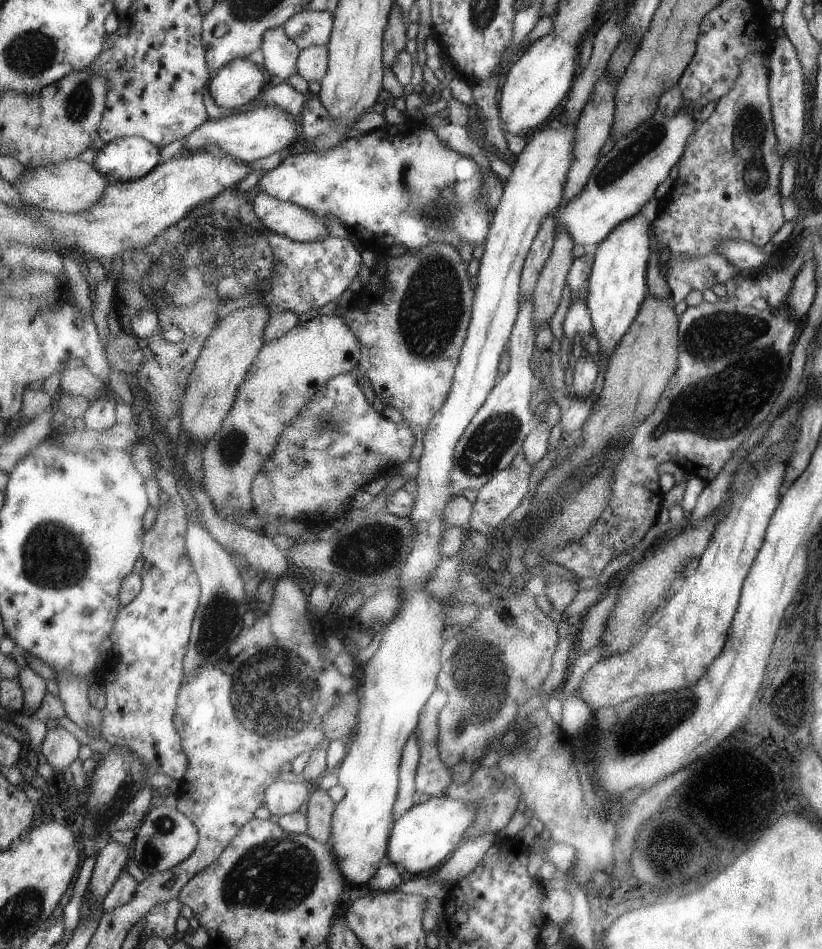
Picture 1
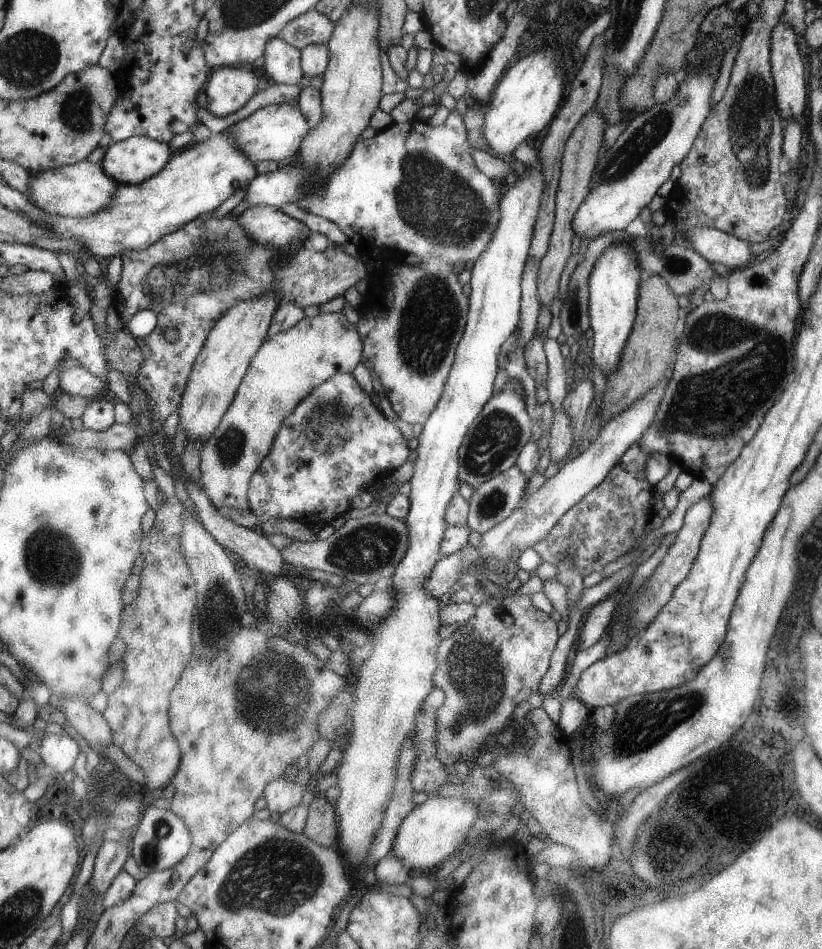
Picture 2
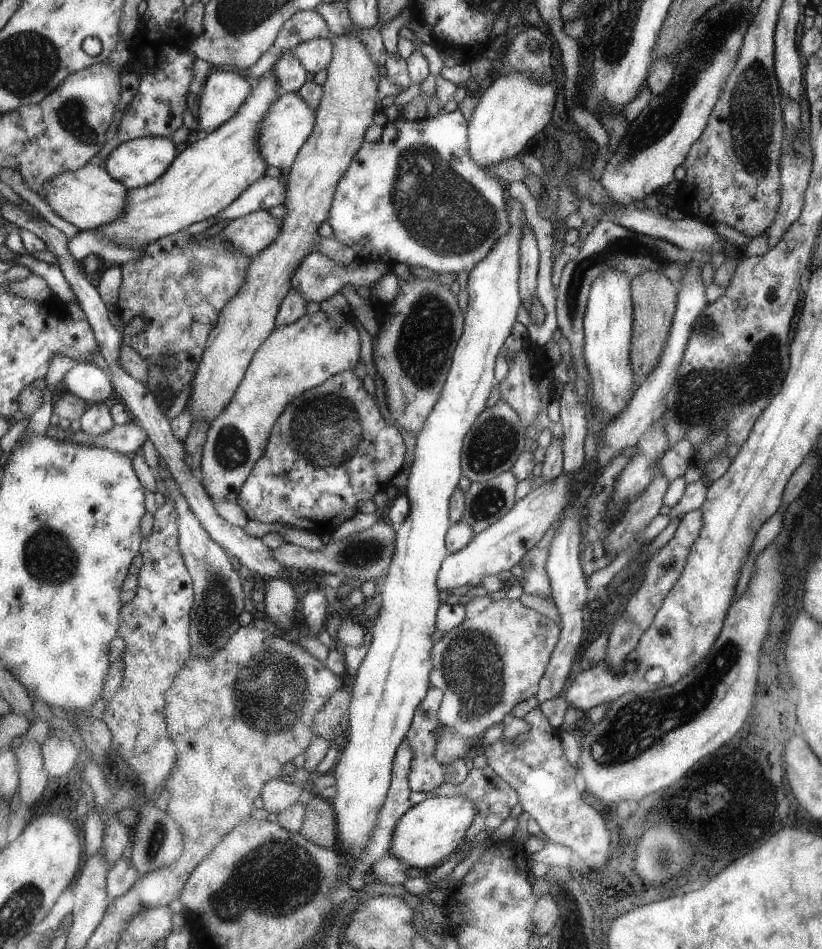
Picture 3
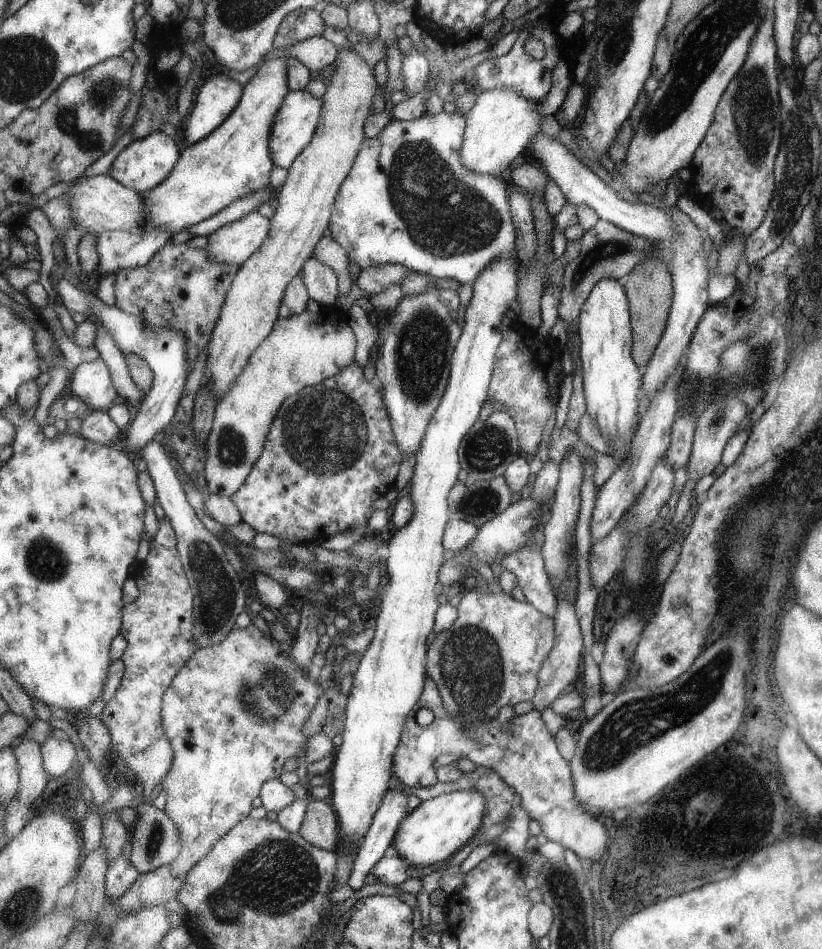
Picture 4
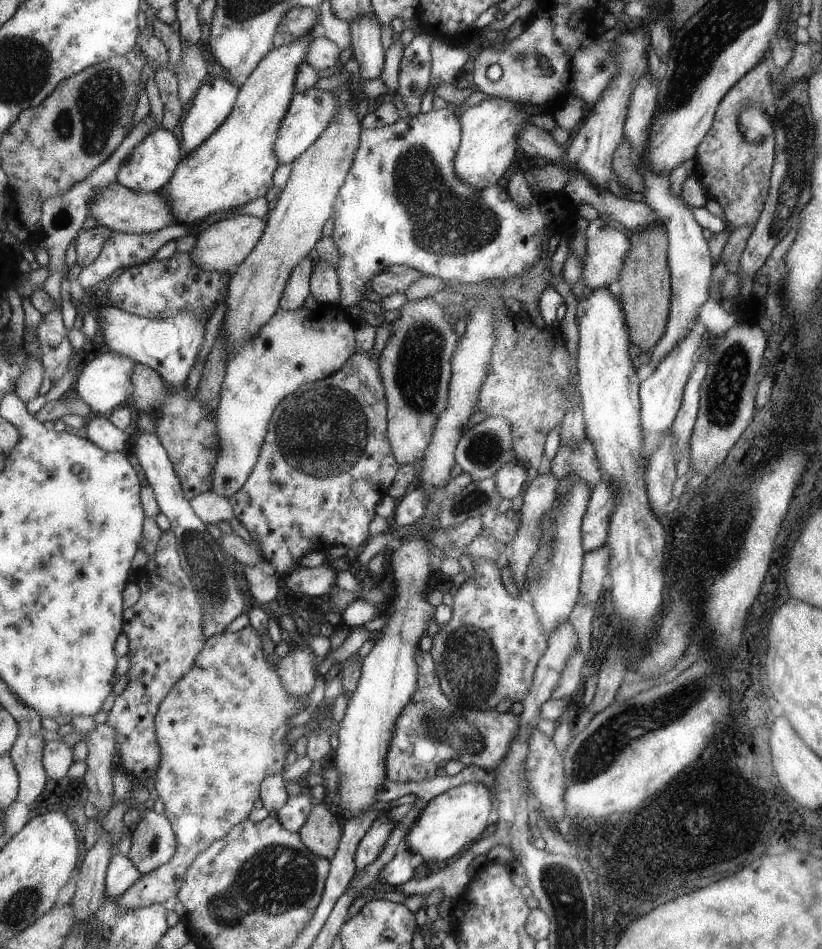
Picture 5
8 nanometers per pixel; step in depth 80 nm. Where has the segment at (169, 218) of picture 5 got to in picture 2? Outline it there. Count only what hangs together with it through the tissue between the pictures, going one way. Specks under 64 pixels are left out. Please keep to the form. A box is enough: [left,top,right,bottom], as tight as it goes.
[26,160,118,219]

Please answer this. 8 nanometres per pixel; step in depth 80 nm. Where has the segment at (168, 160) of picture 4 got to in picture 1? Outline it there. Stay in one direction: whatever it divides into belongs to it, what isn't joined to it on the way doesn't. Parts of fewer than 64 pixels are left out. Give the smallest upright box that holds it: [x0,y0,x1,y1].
[93,137,161,184]

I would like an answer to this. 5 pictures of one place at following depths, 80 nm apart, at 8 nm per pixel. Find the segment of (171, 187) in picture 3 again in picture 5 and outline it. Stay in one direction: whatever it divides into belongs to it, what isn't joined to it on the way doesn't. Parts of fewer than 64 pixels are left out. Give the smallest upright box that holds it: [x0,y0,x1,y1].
[166,23,324,223]

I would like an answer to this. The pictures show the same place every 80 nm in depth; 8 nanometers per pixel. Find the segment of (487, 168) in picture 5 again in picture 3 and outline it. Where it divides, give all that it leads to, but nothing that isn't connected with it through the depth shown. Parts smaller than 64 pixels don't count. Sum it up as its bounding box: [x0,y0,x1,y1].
[466,72,555,170]

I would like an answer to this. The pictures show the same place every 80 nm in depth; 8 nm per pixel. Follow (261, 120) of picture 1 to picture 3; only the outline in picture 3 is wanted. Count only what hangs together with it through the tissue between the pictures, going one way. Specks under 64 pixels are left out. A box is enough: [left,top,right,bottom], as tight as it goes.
[259,93,317,173]

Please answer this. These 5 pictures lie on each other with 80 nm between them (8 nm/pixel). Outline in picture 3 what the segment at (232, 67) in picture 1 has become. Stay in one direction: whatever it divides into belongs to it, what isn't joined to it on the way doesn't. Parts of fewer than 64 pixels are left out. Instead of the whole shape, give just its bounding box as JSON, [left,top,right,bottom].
[192,68,253,138]

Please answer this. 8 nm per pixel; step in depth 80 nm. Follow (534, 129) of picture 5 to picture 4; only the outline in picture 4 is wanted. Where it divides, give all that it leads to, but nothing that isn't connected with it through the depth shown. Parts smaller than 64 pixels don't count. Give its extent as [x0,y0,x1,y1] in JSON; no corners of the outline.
[527,131,673,243]

